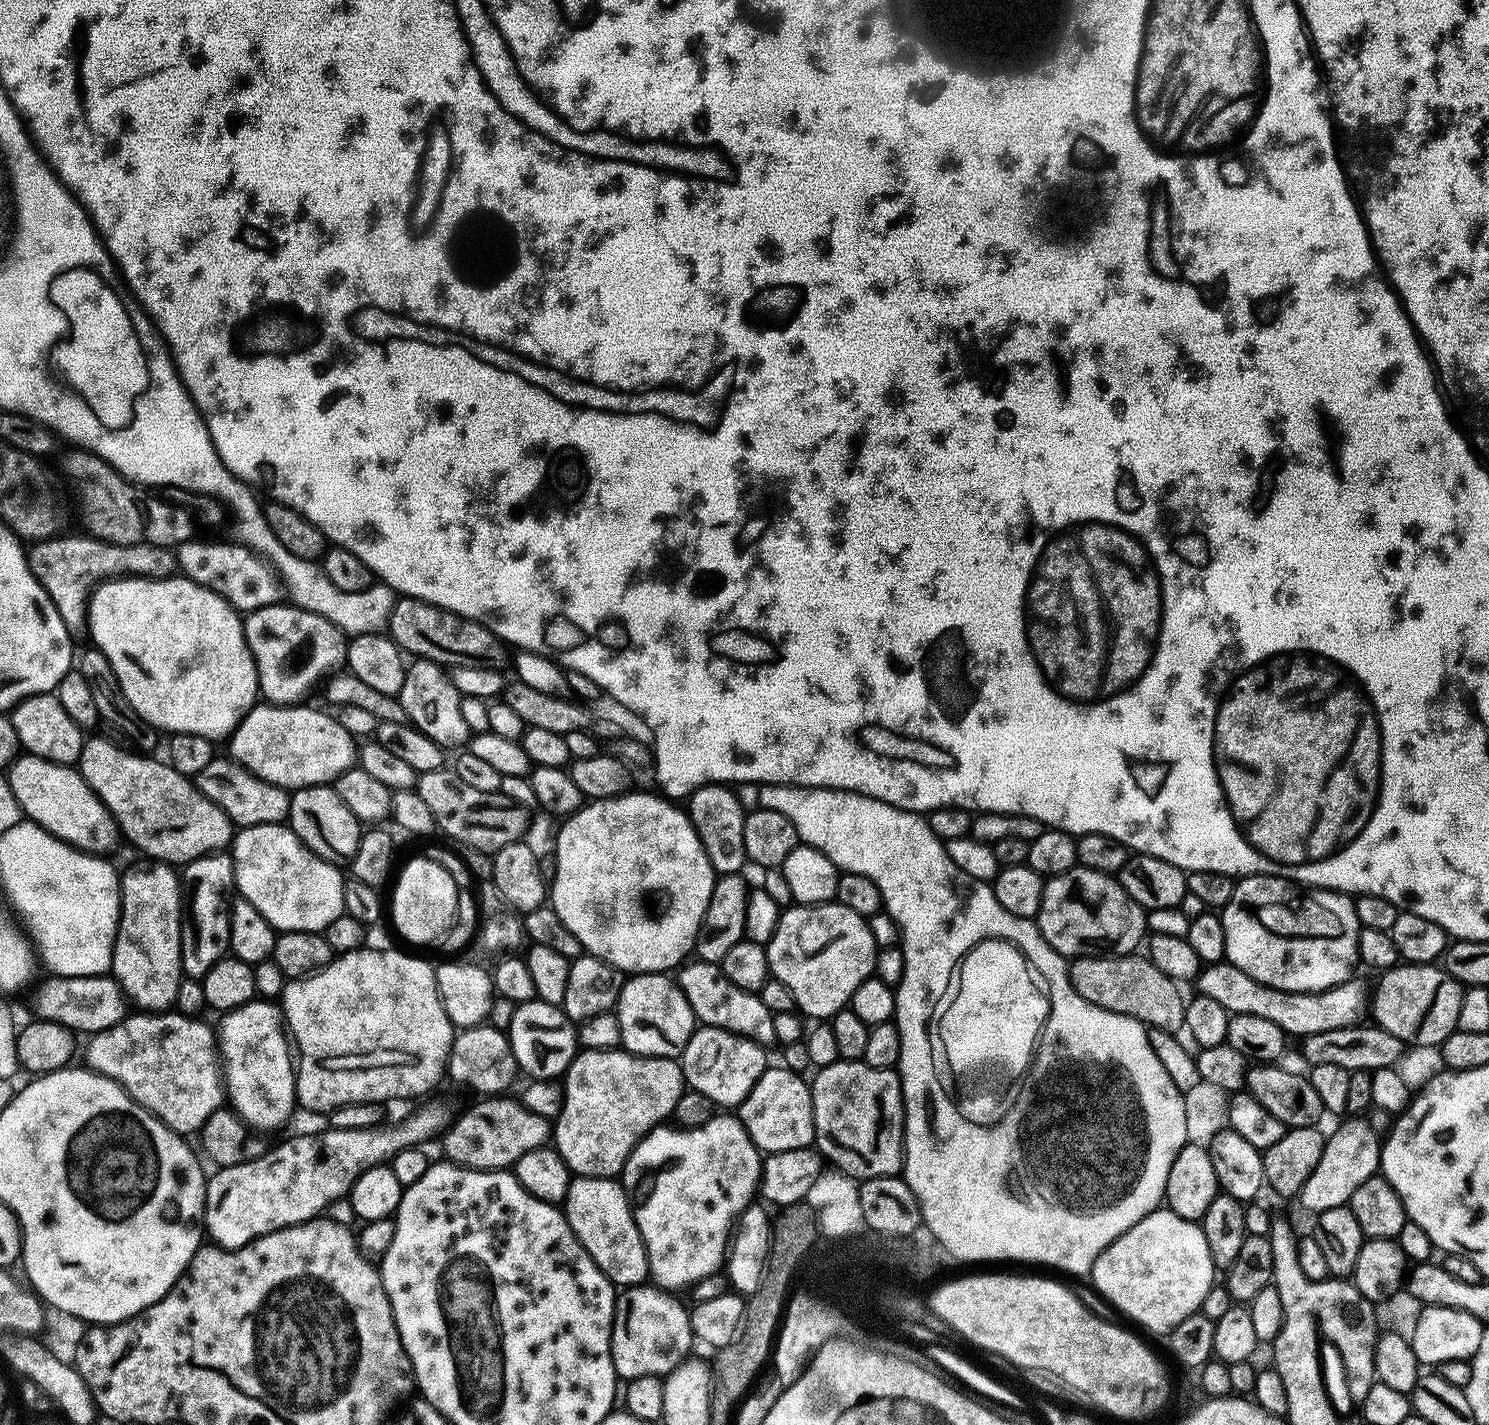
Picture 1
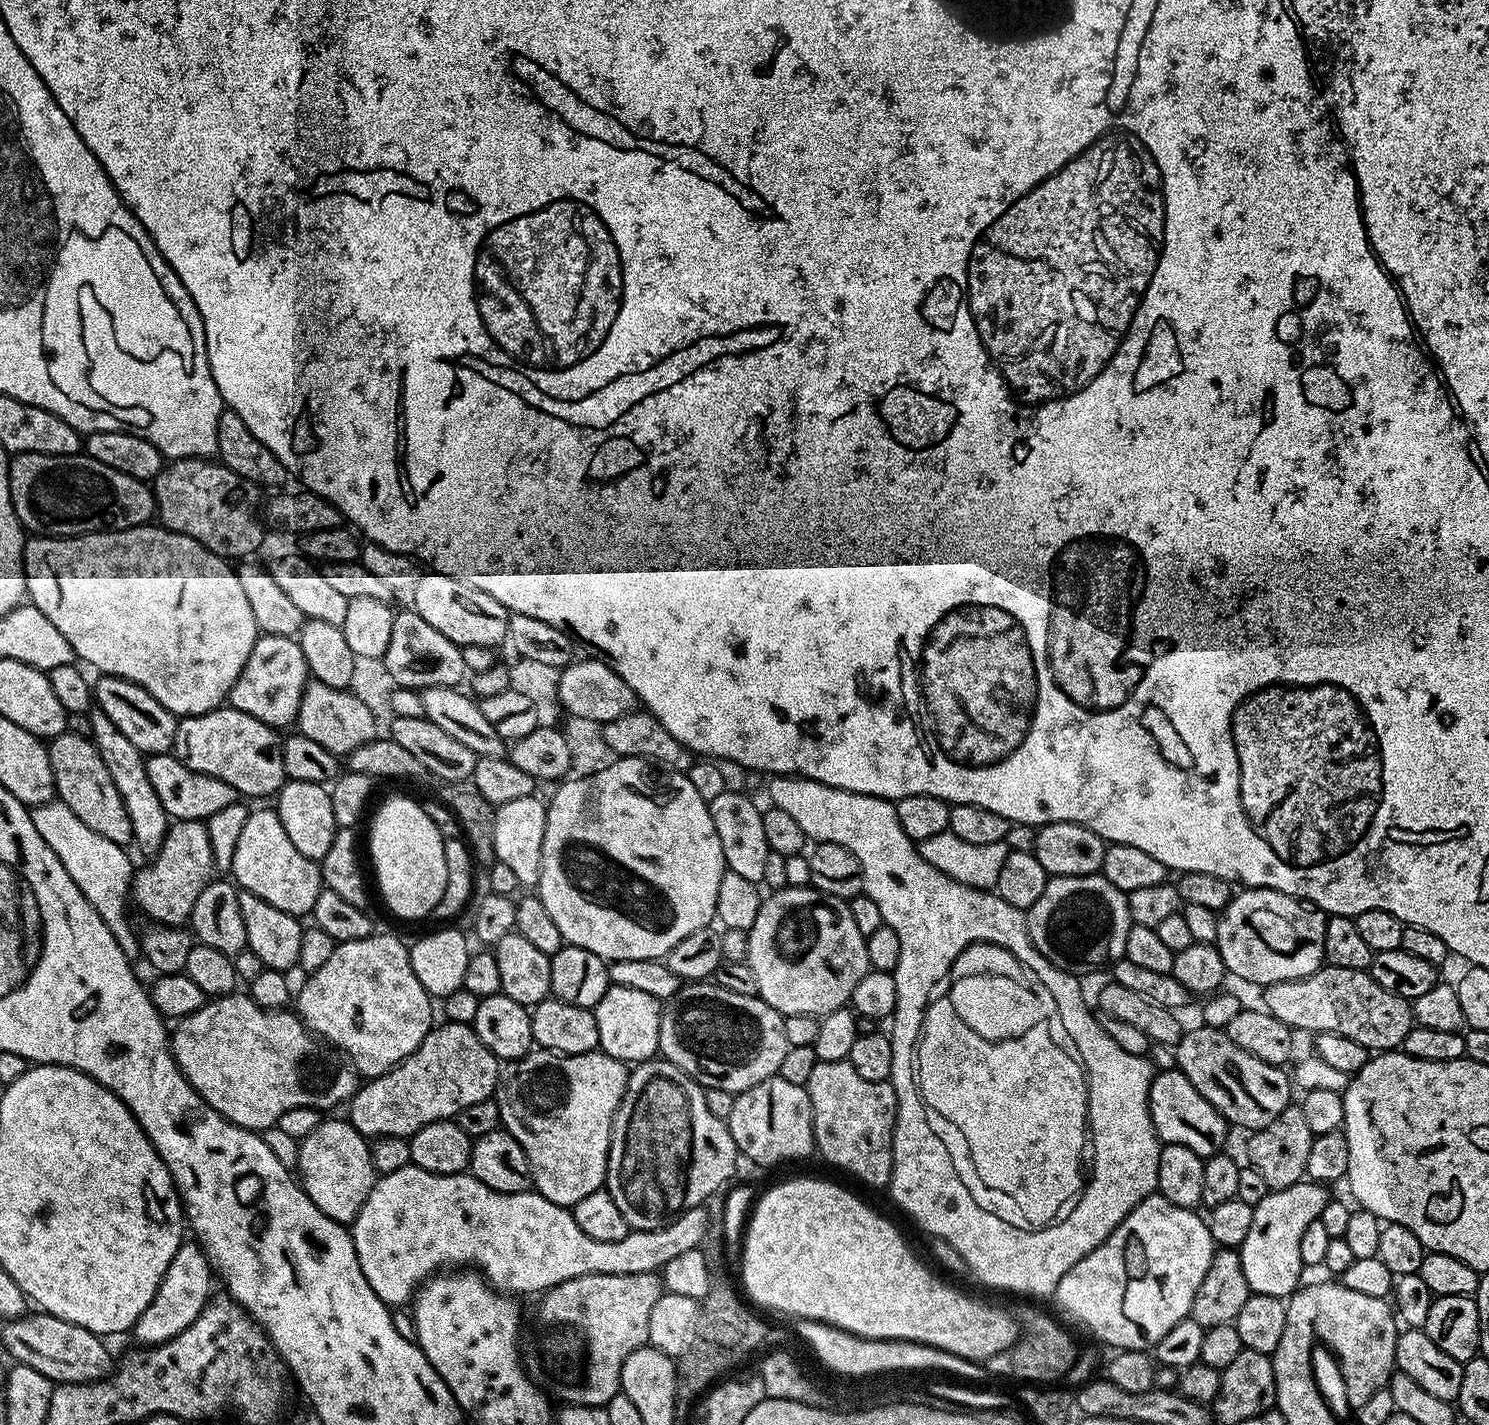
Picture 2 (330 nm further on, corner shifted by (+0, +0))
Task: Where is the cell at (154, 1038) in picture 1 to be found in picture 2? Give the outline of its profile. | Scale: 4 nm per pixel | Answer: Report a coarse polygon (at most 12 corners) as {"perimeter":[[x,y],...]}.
{"perimeter":[[251,995],[175,1021],[172,1057],[231,1124],[347,1105],[358,1073]]}

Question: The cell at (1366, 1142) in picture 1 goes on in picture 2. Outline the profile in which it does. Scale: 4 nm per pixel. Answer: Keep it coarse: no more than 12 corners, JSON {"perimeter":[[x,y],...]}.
{"perimeter":[[1305,1178],[1253,1207],[1238,1249],[1249,1293],[1301,1287],[1302,1234],[1330,1199]]}

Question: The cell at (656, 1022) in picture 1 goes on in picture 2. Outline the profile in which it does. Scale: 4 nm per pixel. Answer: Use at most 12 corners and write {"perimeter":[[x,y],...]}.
{"perimeter":[[612,984],[594,1011],[599,1051],[659,1053],[661,1001]]}

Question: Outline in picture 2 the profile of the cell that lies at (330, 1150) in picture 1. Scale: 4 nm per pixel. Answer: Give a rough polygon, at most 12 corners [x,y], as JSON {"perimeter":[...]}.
{"perimeter":[[181,1243],[130,1329],[140,1346],[182,1334],[213,1295],[212,1263]]}

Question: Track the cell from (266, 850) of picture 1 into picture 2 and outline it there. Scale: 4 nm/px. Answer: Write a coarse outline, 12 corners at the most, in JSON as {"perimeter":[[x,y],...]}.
{"perimeter":[[271,807],[249,811],[231,875],[297,918],[322,891]]}

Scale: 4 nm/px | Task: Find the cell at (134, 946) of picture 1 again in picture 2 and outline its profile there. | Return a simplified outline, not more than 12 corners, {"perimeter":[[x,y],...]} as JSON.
{"perimeter":[[203,820],[168,825],[132,877],[130,900],[156,926],[189,923],[214,879]]}

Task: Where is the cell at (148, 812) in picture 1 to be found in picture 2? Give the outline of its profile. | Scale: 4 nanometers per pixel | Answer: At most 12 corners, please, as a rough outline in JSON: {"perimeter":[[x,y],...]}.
{"perimeter":[[75,730],[46,747],[59,803],[90,830],[133,843],[95,743]]}

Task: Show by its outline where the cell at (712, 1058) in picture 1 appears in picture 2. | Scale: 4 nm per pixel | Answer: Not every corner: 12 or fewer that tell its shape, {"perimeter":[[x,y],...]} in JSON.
{"perimeter":[[688,982],[659,1055],[733,1094],[777,1075],[784,1017],[759,995]]}

